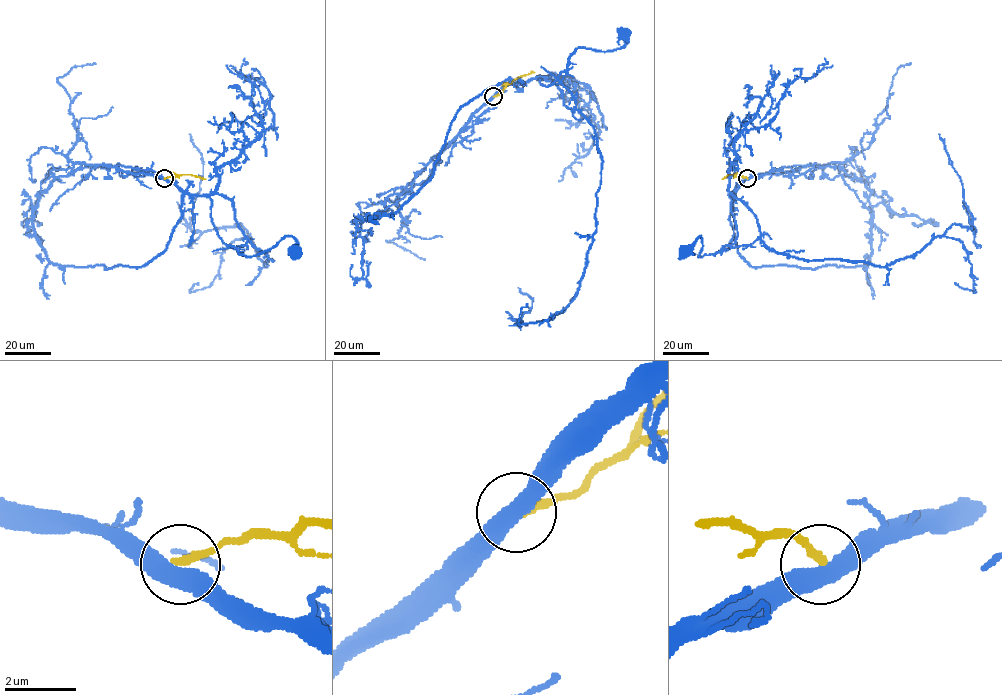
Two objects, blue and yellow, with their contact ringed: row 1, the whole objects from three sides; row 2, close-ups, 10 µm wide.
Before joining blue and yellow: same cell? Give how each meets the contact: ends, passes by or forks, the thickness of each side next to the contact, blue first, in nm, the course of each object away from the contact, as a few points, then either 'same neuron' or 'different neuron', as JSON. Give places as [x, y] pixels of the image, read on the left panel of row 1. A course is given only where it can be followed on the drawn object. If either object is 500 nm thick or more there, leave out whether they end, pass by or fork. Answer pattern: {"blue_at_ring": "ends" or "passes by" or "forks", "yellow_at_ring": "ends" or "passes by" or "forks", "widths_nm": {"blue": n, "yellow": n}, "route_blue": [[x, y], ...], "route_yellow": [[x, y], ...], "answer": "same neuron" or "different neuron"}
{"blue_at_ring": "passes by", "yellow_at_ring": "ends", "widths_nm": {"blue": 480, "yellow": 200}, "route_blue": [[165, 179], [188, 193], [208, 196], [217, 234], [240, 255], [258, 255], [288, 236], [296, 241], [295, 250]], "route_yellow": [[165, 179], [190, 174], [205, 179]], "answer": "different neuron"}

